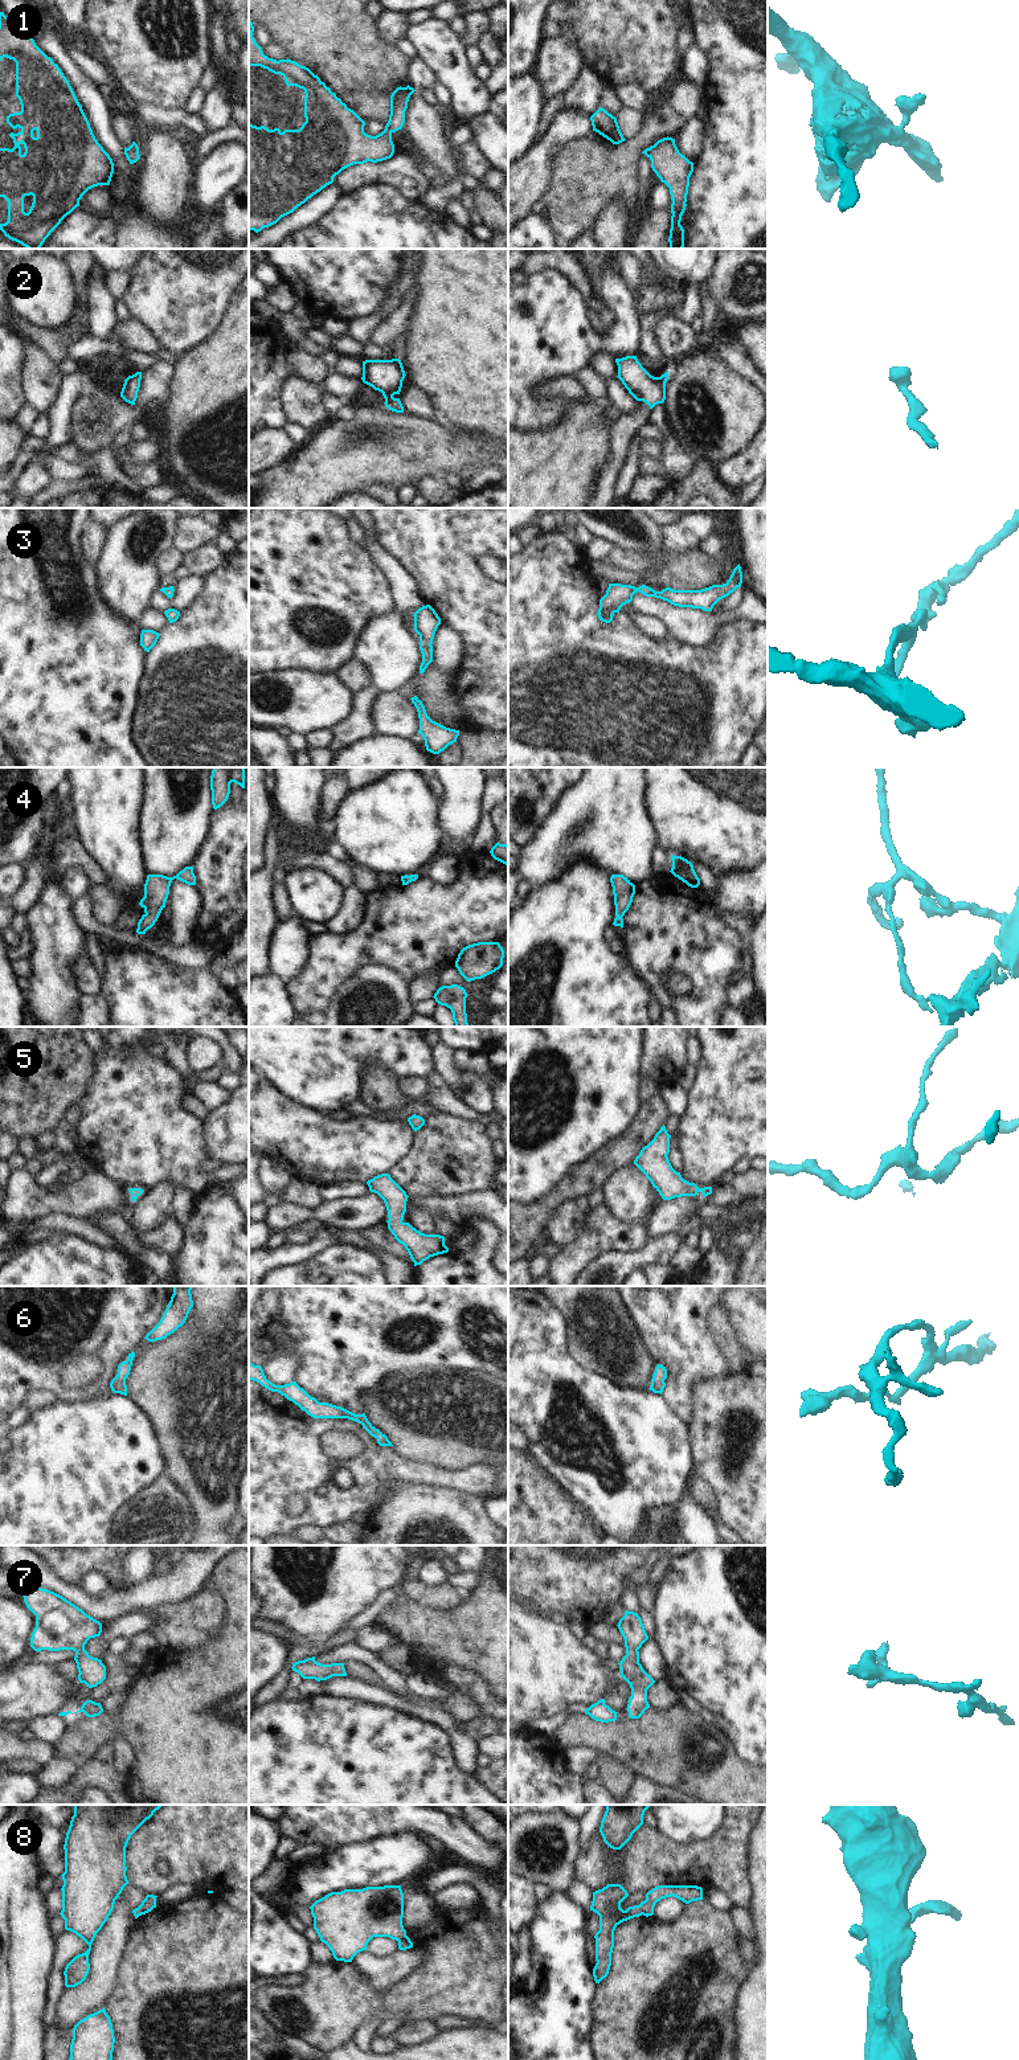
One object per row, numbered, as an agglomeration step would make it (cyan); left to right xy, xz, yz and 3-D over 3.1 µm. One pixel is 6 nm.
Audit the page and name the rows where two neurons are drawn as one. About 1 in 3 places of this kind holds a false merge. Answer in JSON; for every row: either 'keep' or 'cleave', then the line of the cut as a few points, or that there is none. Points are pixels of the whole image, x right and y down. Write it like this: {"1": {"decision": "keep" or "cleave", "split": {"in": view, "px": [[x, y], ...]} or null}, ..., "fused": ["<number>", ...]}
{"1": {"decision": "keep", "split": null}, "2": {"decision": "keep", "split": null}, "3": {"decision": "keep", "split": null}, "4": {"decision": "keep", "split": null}, "5": {"decision": "keep", "split": null}, "6": {"decision": "keep", "split": null}, "7": {"decision": "keep", "split": null}, "8": {"decision": "keep", "split": null}, "fused": []}

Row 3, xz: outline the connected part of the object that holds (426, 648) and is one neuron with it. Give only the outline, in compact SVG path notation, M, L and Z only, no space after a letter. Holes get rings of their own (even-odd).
M430 605L422 606L414 613L414 631L420 635L420 650L422 654L420 673L423 673L433 662L431 644L439 624L441 618Z

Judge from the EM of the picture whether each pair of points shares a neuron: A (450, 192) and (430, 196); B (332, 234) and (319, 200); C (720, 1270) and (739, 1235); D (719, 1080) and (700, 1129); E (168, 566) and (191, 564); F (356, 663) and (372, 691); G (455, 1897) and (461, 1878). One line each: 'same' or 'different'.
A: same
B: different
C: same
D: same
E: different
F: different
G: different

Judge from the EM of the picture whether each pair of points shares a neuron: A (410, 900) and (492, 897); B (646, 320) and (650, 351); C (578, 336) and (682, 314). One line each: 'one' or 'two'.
A: one
B: one
C: two

